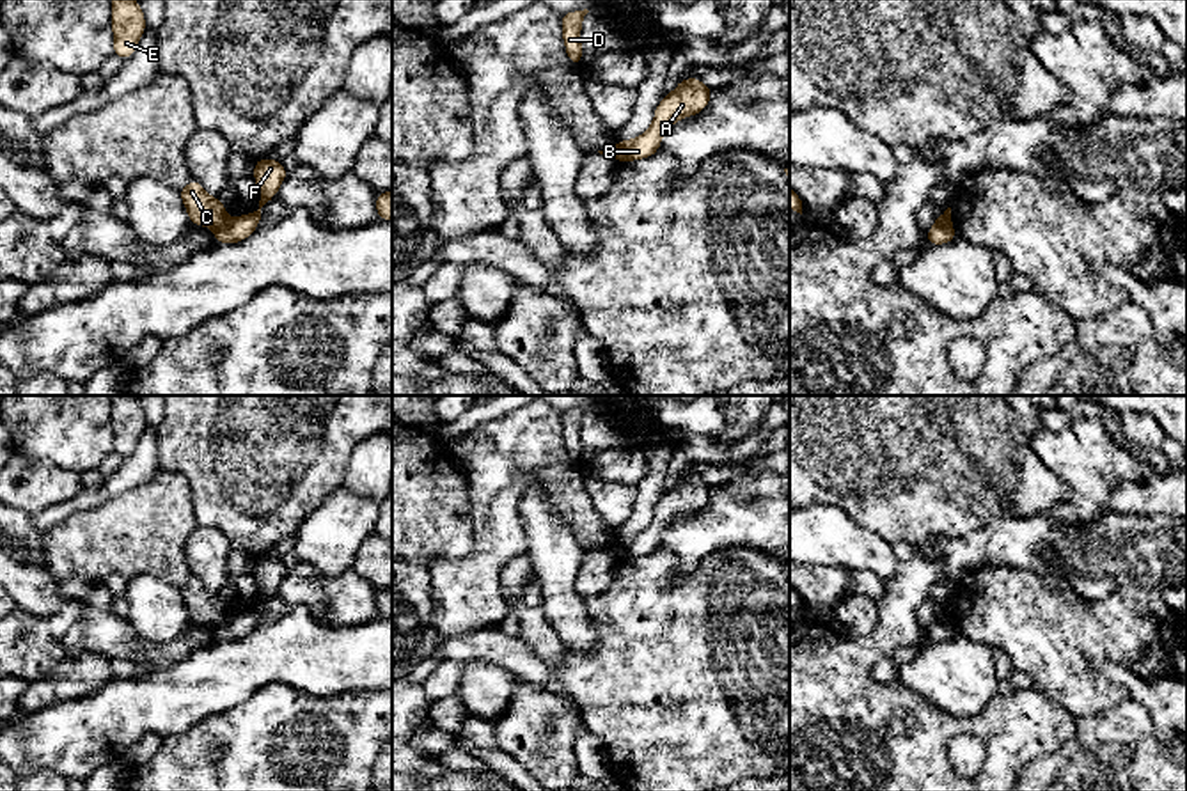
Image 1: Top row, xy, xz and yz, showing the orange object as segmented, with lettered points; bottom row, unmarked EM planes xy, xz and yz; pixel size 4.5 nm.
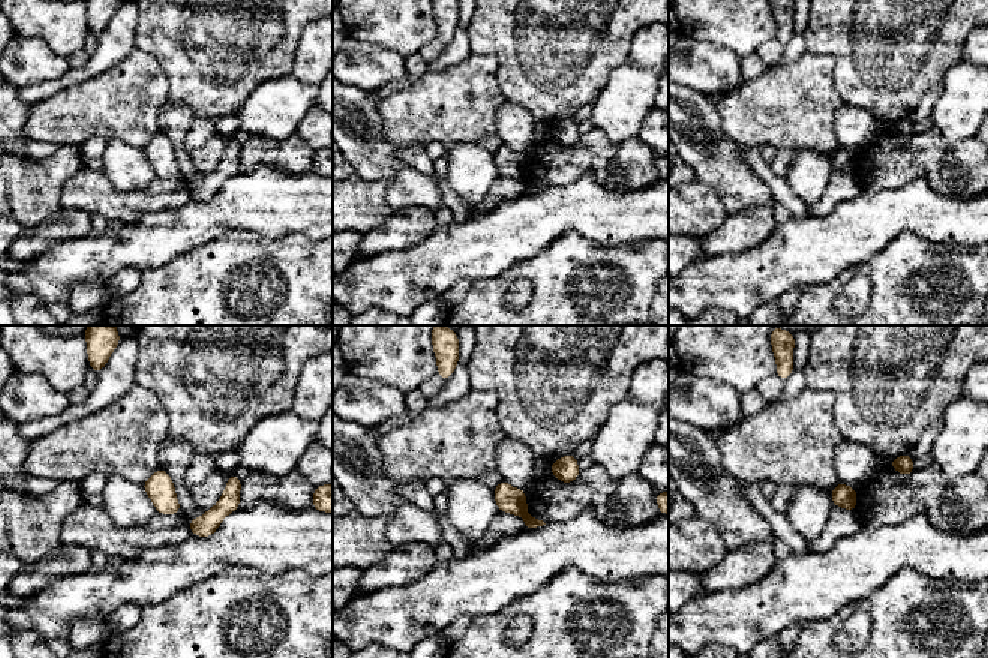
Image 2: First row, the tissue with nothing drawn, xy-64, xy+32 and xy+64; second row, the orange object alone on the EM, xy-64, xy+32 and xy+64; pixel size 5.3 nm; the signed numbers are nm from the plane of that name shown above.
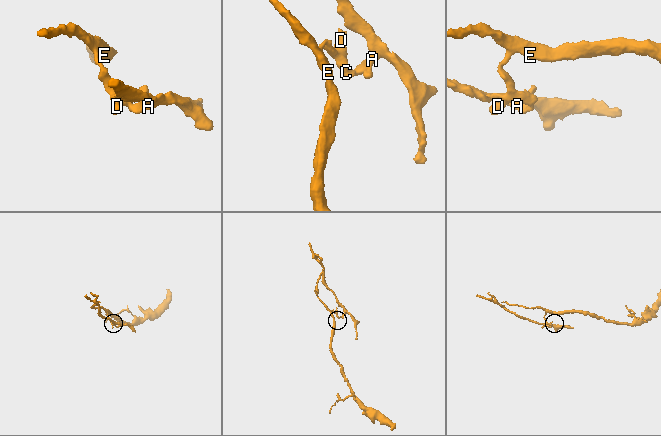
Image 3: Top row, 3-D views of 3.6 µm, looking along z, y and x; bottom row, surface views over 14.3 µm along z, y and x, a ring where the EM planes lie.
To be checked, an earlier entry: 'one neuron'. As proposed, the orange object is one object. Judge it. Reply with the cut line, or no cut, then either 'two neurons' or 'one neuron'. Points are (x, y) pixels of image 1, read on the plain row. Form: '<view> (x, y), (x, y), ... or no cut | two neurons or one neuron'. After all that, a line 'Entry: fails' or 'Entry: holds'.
xy (229, 616), (215, 626) | two neurons
Entry: fails

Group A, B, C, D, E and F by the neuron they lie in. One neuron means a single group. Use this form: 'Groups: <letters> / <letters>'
Groups: A B F / C D E

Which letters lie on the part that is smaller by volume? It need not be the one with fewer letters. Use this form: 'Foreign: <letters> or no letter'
Foreign: A, B, F

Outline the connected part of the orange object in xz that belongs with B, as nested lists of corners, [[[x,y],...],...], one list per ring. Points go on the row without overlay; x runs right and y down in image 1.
[[[690,474],[680,477],[678,484],[665,491],[655,505],[655,514],[646,530],[637,536],[616,539],[619,559],[649,555],[660,546],[665,529],[680,516],[697,513],[708,504],[711,484]]]

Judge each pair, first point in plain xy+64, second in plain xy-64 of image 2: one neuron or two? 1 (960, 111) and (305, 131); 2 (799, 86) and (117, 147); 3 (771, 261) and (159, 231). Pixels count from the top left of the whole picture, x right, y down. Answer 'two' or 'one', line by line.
1: two
2: two
3: one

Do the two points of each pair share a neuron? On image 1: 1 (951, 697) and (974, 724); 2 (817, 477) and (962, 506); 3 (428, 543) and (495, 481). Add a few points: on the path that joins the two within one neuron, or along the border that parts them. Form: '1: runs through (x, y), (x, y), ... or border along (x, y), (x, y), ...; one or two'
1: border along (998, 694), (966, 717), (928, 703); two
2: runs through (852, 477), (927, 481); one
3: border along (455, 467), (465, 476), (469, 485), (472, 547); two

